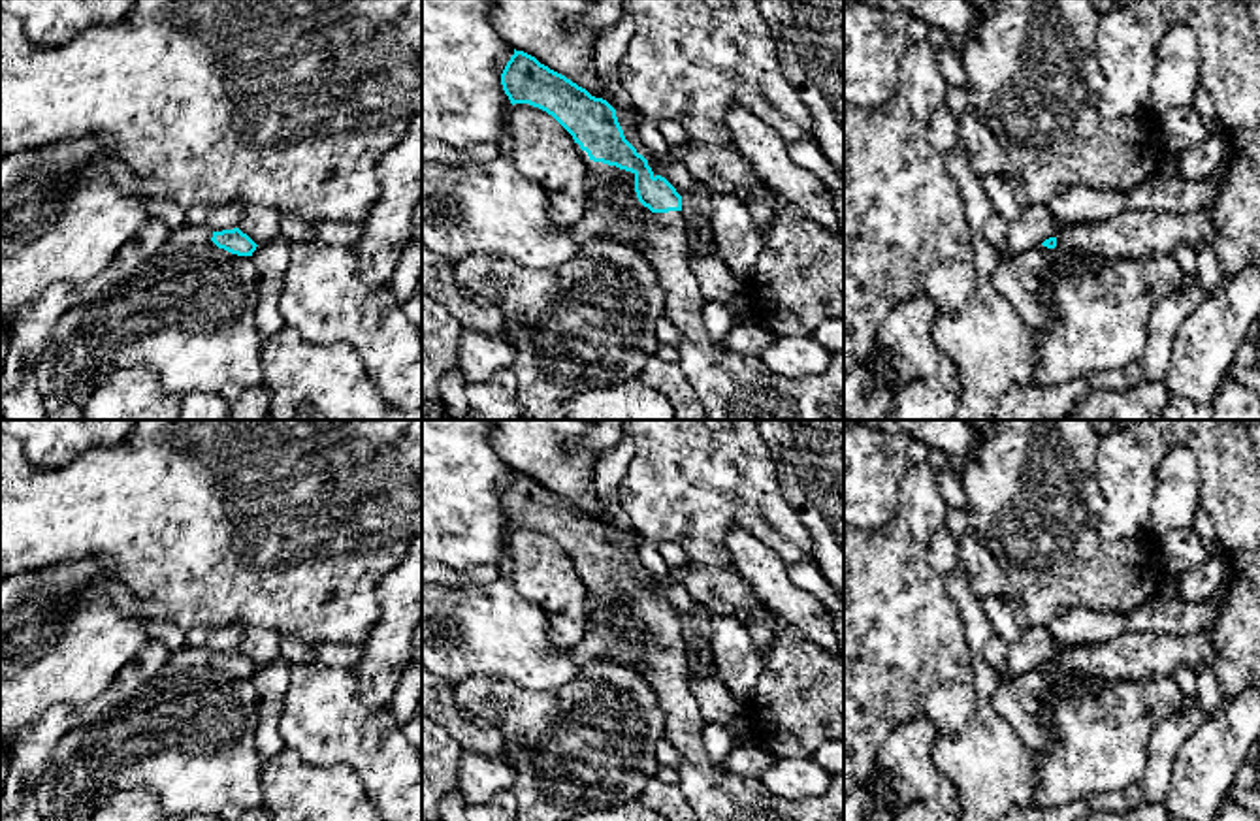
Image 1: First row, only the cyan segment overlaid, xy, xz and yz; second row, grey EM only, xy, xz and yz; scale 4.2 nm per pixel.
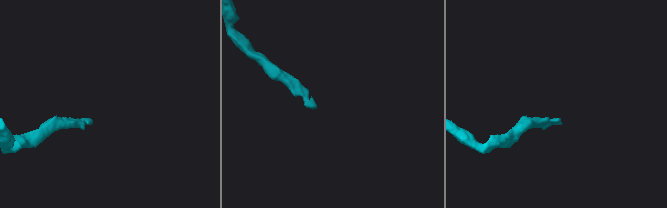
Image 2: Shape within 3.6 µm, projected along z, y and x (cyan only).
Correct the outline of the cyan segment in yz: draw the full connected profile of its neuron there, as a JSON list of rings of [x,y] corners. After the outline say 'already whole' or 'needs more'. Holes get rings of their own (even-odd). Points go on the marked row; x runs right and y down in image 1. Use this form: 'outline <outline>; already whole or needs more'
outline [[[1128,209],[1106,220],[1090,220],[1064,228],[1057,237],[1045,239],[1042,245],[1055,249],[1070,249],[1083,254],[1102,254],[1104,258],[1156,258],[1171,254],[1179,243],[1198,250],[1202,245],[1213,249],[1217,239],[1217,224],[1209,211],[1196,213],[1166,213],[1155,209]]]; needs more

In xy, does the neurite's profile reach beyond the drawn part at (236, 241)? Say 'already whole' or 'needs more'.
already whole

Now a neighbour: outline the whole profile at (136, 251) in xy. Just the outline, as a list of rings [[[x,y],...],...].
[[[151,217],[147,224],[119,249],[107,267],[85,286],[72,288],[68,284],[57,284],[24,305],[9,330],[9,354],[0,373],[0,386],[13,388],[24,373],[32,373],[62,314],[73,305],[94,299],[104,290],[128,279],[158,252],[168,241],[168,233],[166,222]]]

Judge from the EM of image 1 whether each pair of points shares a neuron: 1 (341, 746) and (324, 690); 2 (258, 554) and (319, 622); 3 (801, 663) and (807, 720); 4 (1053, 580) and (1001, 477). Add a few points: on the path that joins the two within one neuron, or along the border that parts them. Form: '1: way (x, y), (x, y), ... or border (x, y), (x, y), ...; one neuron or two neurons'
1: way (339, 733), (324, 718), (324, 703); one neuron
2: way (275, 571), (309, 605); one neuron
3: way (801, 676), (795, 688), (799, 707); one neuron
4: way (1051, 554), (1040, 528), (1040, 518), (1027, 503); one neuron

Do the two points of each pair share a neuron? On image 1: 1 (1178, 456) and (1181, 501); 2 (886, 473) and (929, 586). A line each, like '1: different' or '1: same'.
1: same
2: different

